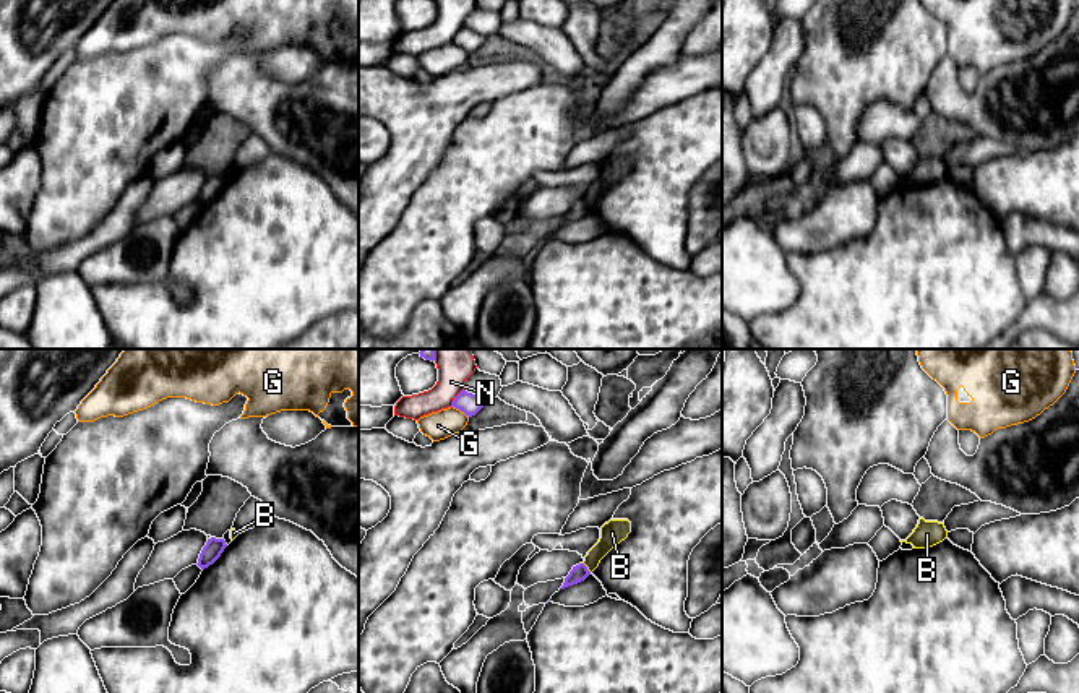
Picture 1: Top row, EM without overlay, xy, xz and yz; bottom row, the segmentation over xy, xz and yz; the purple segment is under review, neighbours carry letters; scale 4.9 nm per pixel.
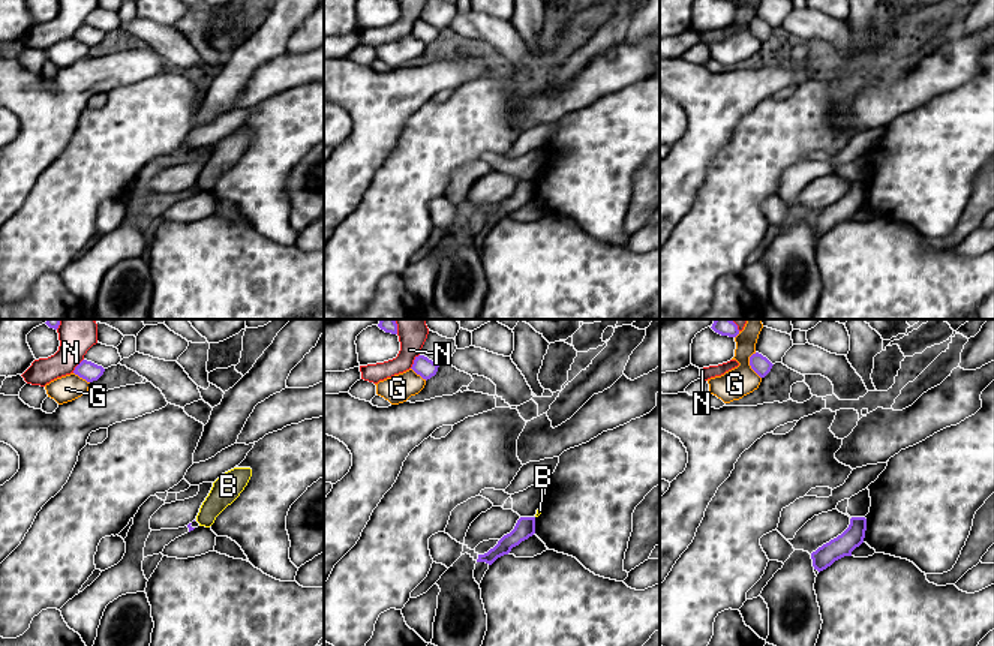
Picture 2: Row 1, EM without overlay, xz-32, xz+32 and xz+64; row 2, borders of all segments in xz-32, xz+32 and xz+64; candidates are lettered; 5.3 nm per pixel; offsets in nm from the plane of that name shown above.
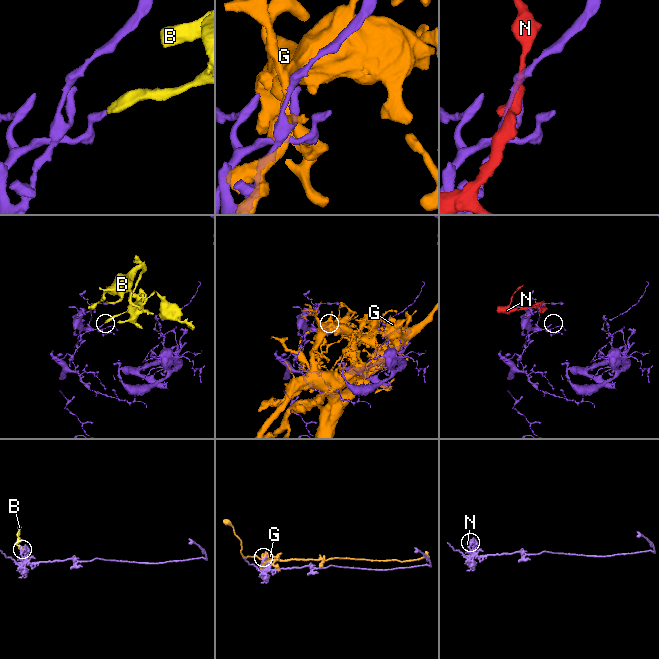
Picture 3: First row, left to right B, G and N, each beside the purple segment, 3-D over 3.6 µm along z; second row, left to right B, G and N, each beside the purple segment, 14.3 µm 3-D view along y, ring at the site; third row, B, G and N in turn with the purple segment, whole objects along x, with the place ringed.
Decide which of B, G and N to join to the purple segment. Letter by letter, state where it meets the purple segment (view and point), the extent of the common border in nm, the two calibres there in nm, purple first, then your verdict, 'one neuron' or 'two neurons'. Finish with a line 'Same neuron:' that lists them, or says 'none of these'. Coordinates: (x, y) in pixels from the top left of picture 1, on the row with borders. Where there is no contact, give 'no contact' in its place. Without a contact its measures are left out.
B: xz (586, 567) | 70 nm | 80/120 nm | two neurons
G: xz (461, 411) | 110 nm | 110/140 nm | two neurons
N: xz (456, 396) | 110 nm | 110/190 nm | two neurons
Same neuron: none of these

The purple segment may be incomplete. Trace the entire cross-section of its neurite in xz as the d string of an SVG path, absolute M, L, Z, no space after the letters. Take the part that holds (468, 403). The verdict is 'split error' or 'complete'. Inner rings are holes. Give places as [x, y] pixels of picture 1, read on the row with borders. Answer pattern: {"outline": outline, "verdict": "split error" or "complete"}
{"outline": "M462 390L453 401L453 407L459 409L466 415L472 417L475 415L482 407L485 401L472 393L467 393Z", "verdict": "complete"}

